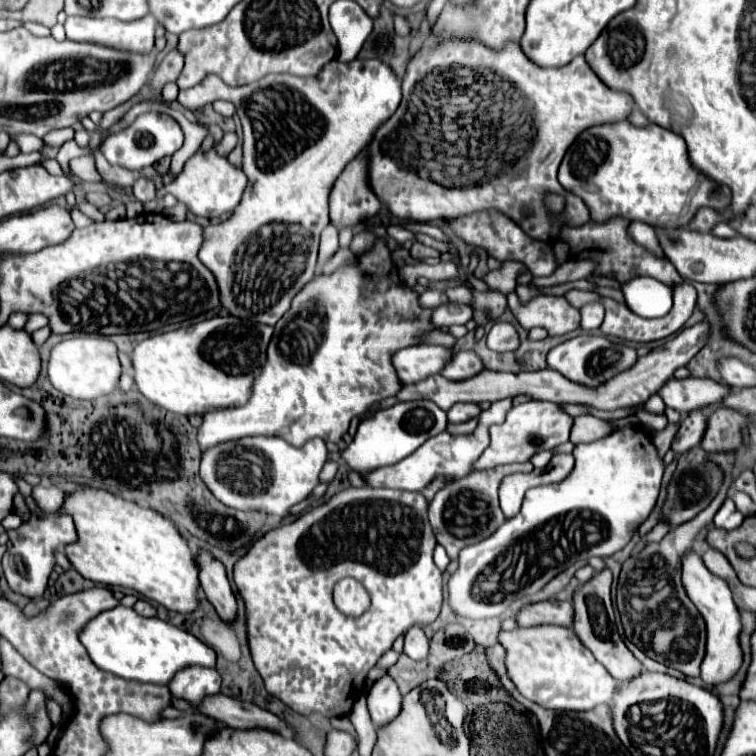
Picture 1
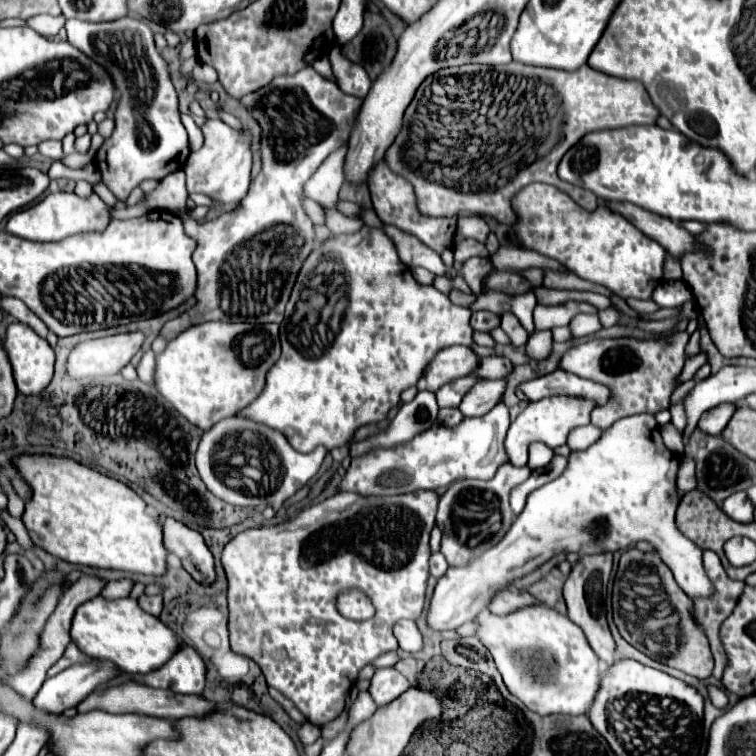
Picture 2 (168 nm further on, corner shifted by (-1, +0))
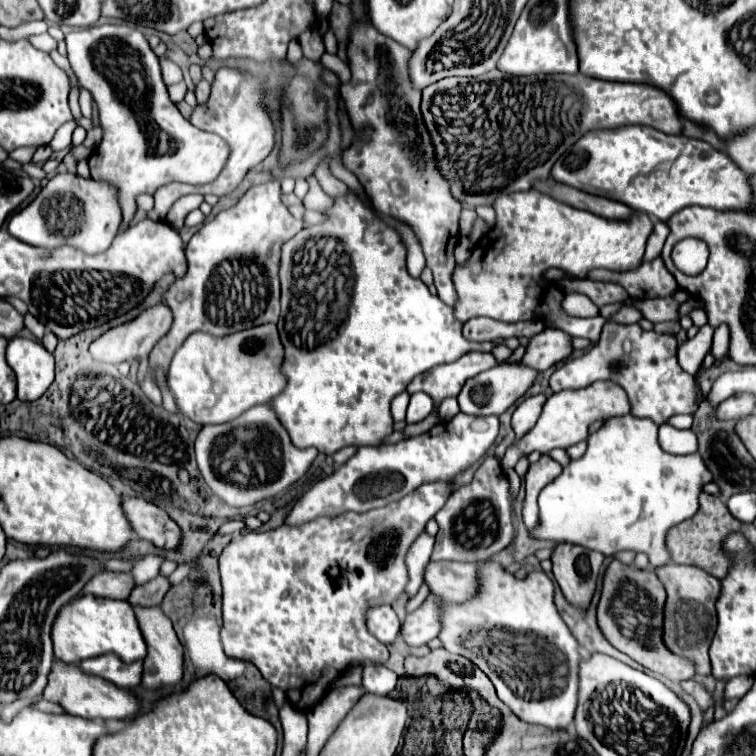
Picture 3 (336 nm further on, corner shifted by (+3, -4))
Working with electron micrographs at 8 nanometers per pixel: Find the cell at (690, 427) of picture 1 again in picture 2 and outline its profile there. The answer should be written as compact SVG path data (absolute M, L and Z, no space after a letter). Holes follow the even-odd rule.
M719 404L717 408L705 412L699 420L701 428L705 428L705 432L709 434L721 434L723 428L729 424L731 416L735 414L735 410L739 408L739 404Z

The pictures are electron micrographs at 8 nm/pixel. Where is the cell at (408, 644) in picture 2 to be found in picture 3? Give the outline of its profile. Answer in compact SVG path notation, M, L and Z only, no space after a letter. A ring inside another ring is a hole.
M377 606L367 612L367 628L383 644L393 644L401 632L401 622L391 606Z

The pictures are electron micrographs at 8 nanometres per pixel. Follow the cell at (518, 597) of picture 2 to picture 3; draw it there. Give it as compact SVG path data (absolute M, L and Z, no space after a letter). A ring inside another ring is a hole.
M429 562L425 570L425 582L431 592L445 602L471 600L481 586L479 566L465 562Z

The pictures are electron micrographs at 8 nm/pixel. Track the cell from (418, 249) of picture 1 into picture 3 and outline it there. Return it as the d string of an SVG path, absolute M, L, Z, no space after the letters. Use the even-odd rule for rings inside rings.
M355 22L351 30L351 82L341 86L340 97L345 100L355 134L361 136L361 128L369 124L373 126L373 136L363 144L355 138L355 144L343 152L343 164L357 176L379 212L405 222L415 232L423 246L427 266L433 270L437 296L453 306L457 304L457 292L453 286L453 248L459 236L461 204L451 196L449 184L445 184L435 166L431 138L419 110L421 92L411 88L407 74L411 52L389 36L379 34L371 24Z

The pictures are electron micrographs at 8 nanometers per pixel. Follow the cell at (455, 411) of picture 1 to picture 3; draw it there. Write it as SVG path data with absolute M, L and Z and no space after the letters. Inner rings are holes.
M497 364L491 370L485 370L473 378L469 378L459 394L459 406L461 412L465 414L473 414L473 416L499 416L501 412L505 412L511 404L517 402L517 398L521 398L525 394L525 390L533 384L537 372L531 368L517 364Z

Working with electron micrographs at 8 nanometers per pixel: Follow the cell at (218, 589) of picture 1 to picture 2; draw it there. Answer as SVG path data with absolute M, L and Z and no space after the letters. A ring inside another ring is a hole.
M165 518L161 522L163 544L167 552L177 554L183 568L201 584L211 584L215 580L213 556L203 540L203 536L175 518Z

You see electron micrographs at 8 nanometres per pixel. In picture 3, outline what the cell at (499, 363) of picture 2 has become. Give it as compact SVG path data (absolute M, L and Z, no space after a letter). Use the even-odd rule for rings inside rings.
M545 328L543 332L529 338L529 344L527 344L527 350L521 358L521 364L529 366L537 372L551 368L553 364L561 362L563 358L567 358L571 354L569 338L571 336L565 334L563 330Z

